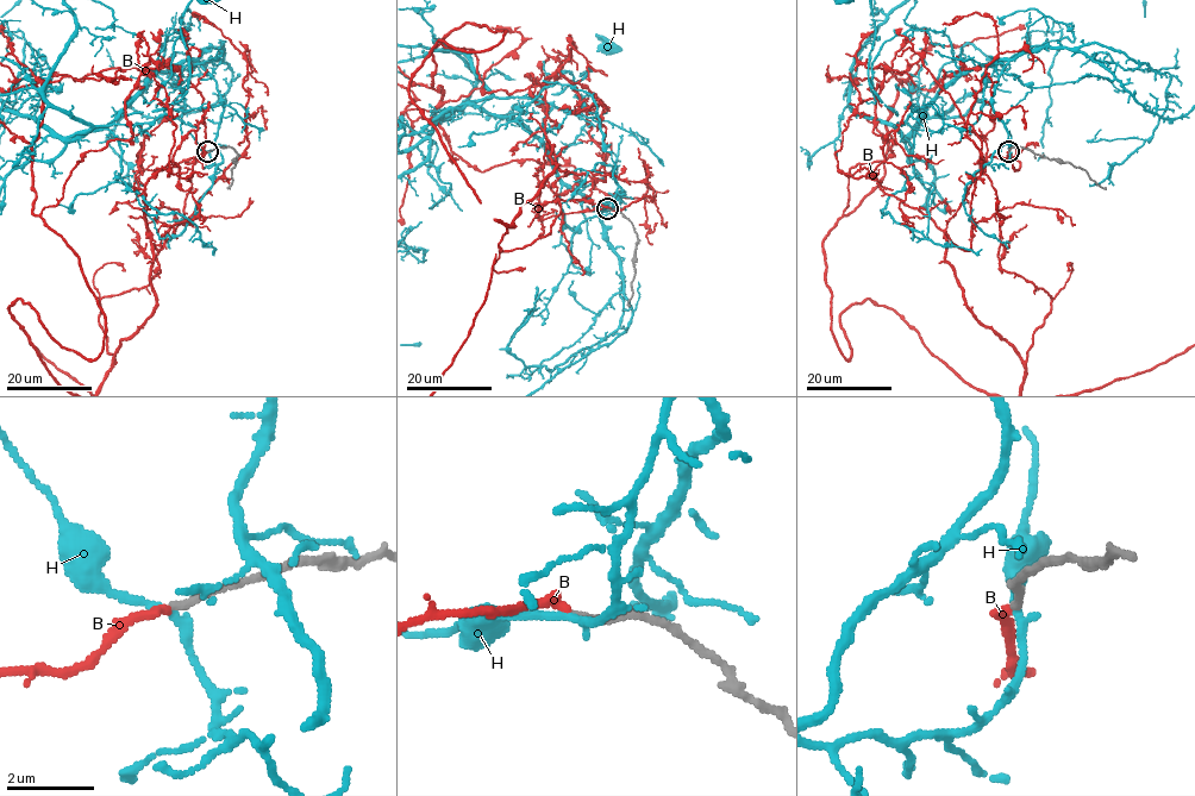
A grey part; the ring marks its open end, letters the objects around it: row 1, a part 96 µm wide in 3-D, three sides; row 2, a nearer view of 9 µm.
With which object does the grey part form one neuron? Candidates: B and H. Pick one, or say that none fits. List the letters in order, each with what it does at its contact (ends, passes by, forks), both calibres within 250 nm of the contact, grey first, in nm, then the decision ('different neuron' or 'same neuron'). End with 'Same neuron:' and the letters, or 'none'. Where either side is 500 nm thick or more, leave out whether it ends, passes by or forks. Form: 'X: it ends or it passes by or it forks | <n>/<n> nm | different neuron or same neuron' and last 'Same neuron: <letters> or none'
B: it ends | 170/190 nm | same neuron
H: it passes by | 170/190 nm | different neuron
Same neuron: B

